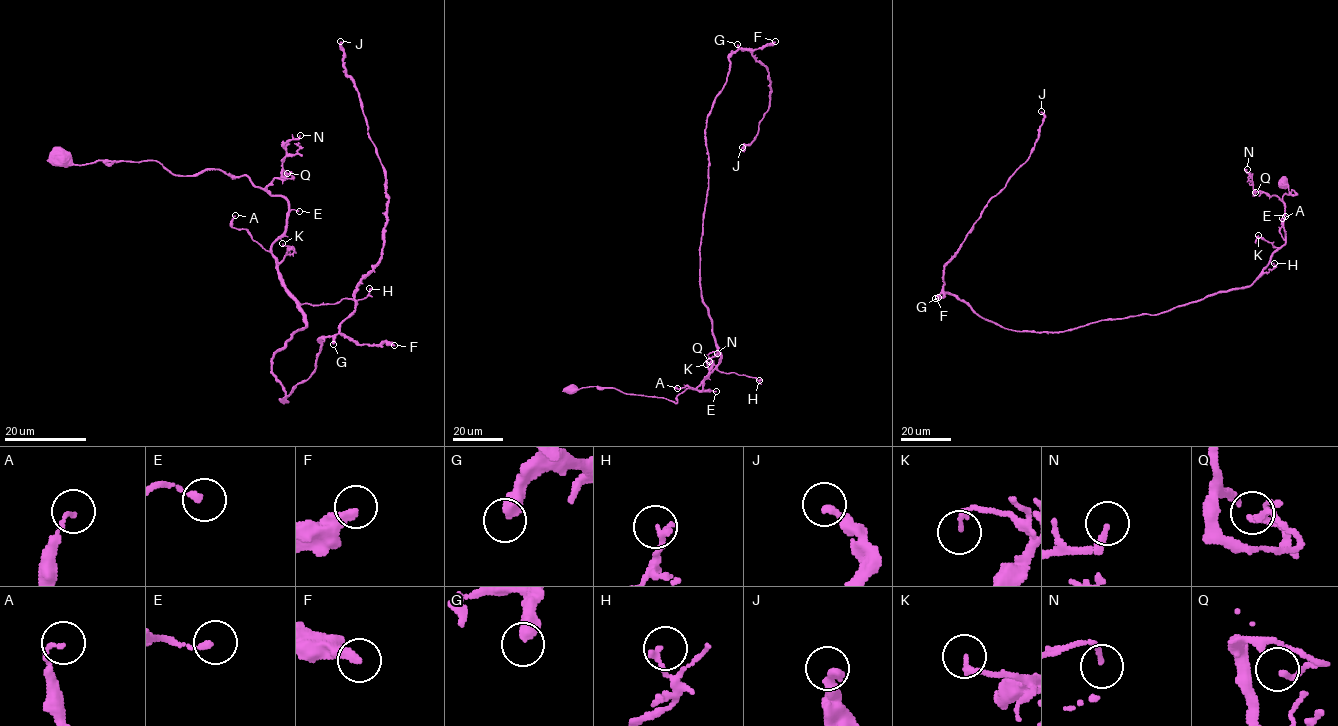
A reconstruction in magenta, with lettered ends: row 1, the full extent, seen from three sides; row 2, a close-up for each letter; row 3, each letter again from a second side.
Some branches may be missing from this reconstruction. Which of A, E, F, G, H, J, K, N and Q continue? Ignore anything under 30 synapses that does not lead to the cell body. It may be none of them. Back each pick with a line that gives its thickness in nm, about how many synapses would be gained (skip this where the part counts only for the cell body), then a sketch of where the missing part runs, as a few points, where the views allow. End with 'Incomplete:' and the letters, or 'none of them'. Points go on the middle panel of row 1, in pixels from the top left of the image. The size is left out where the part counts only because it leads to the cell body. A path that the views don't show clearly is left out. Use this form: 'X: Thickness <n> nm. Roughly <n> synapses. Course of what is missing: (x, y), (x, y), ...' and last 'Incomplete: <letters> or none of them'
G: Thickness 440 nm. Roughly 400 synapses
Incomplete: G

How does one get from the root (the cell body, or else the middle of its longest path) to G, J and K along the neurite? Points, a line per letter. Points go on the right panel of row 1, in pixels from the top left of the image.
G: (1285, 183), (1297, 193), (1282, 197), (1285, 242), (1248, 287), (1058, 332), (1008, 330), (952, 294), (938, 297)
J: (1285, 183), (1285, 242), (1248, 287), (1008, 330), (944, 292), (943, 270), (1027, 159), (1041, 111)
K: (1285, 183), (1280, 186), (1288, 185), (1290, 193), (1297, 193), (1282, 197), (1285, 242), (1275, 248), (1258, 235)

